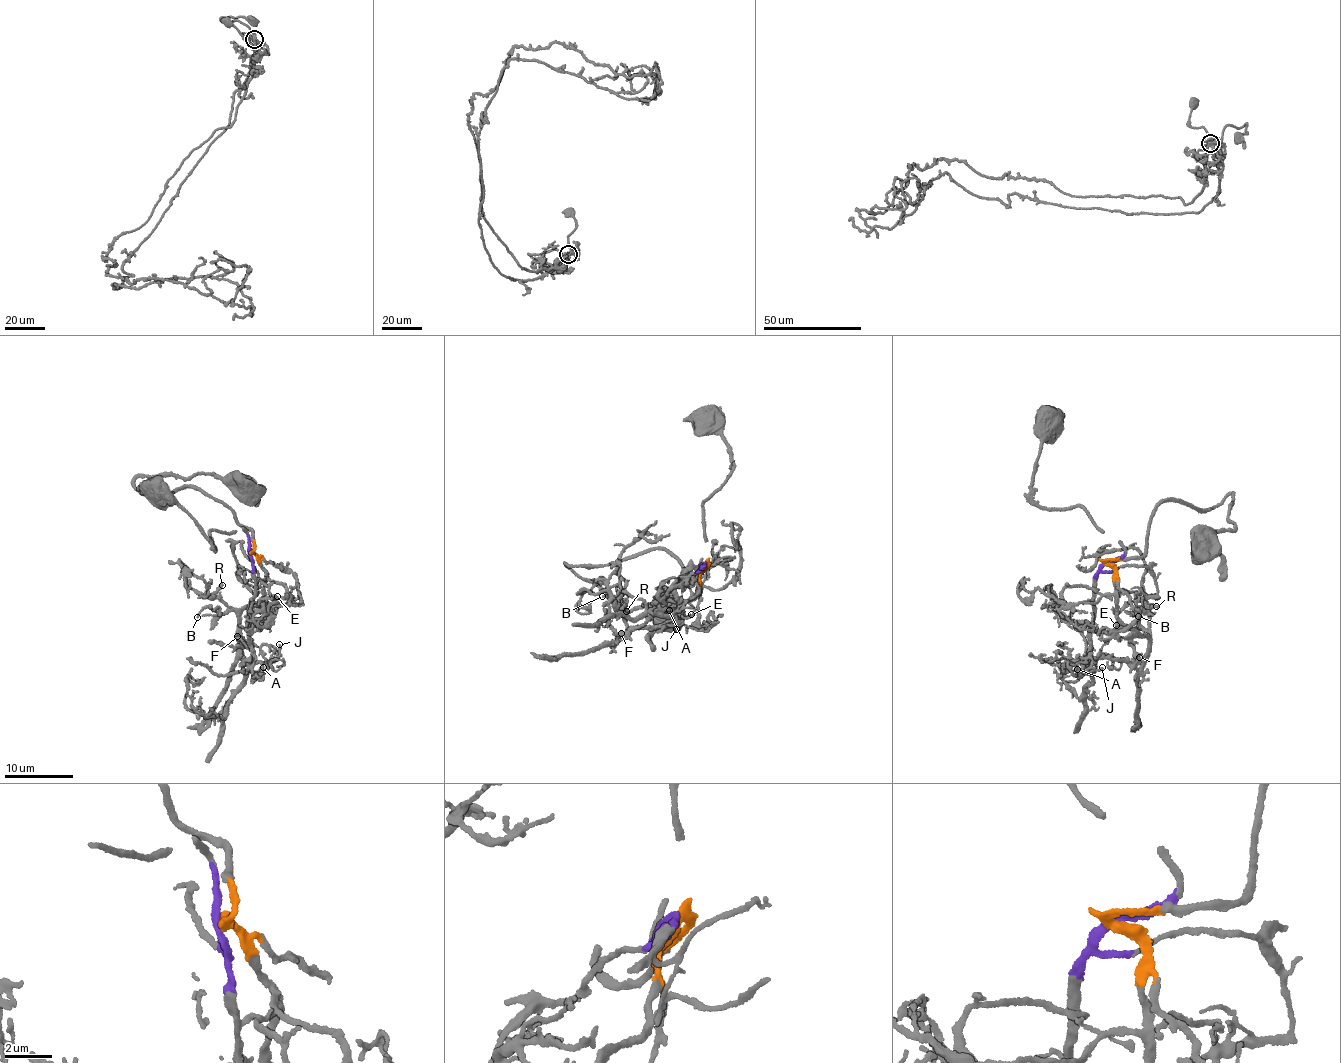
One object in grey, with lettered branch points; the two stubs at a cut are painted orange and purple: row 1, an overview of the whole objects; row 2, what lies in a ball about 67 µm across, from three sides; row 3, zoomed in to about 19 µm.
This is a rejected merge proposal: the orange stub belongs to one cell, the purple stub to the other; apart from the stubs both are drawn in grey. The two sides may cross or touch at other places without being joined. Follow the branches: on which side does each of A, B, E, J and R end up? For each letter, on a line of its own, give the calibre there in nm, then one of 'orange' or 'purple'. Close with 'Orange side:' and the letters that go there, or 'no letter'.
A: calibre 200 nm; purple
B: calibre 130 nm; orange
E: calibre 160 nm; orange
J: calibre 170 nm; purple
R: calibre 280 nm; orange
Orange side: B, E, R

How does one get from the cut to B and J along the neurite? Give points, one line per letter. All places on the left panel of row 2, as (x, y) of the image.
B: (250, 553), (255, 555), (264, 571), (265, 598), (251, 606), (219, 613), (206, 606), (196, 617)
J: (250, 553), (254, 597), (248, 609), (249, 645), (256, 655), (272, 661), (278, 659), (279, 643)

